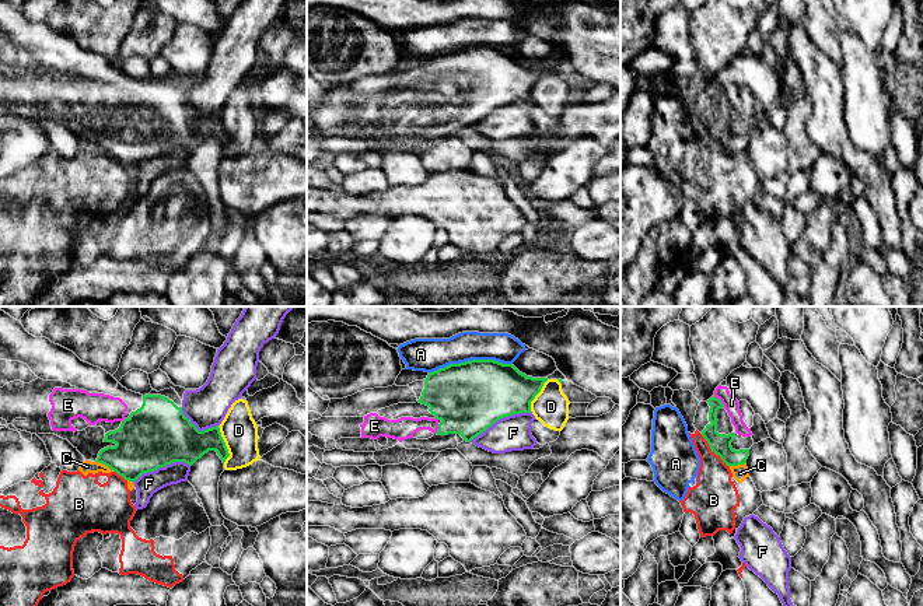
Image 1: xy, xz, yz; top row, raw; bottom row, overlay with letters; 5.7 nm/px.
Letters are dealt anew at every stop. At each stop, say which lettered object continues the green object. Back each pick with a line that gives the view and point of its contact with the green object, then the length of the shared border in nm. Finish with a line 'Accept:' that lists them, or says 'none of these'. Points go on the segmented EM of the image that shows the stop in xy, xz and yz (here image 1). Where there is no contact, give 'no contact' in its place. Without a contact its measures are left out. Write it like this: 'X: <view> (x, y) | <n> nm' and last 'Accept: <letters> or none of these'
E: yz (720, 400) | 90 nm
Accept: E

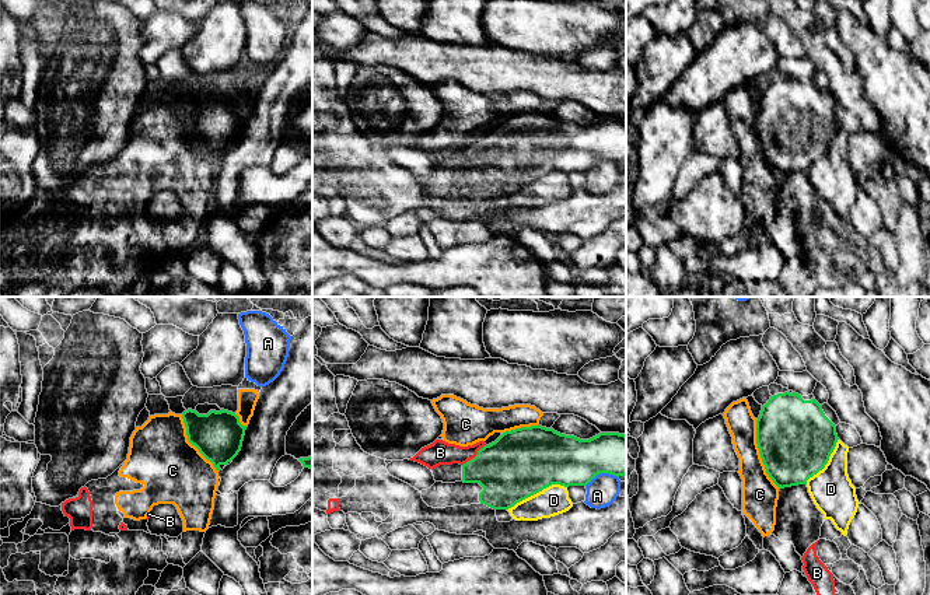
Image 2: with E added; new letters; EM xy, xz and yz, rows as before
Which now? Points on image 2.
Accept: none of these

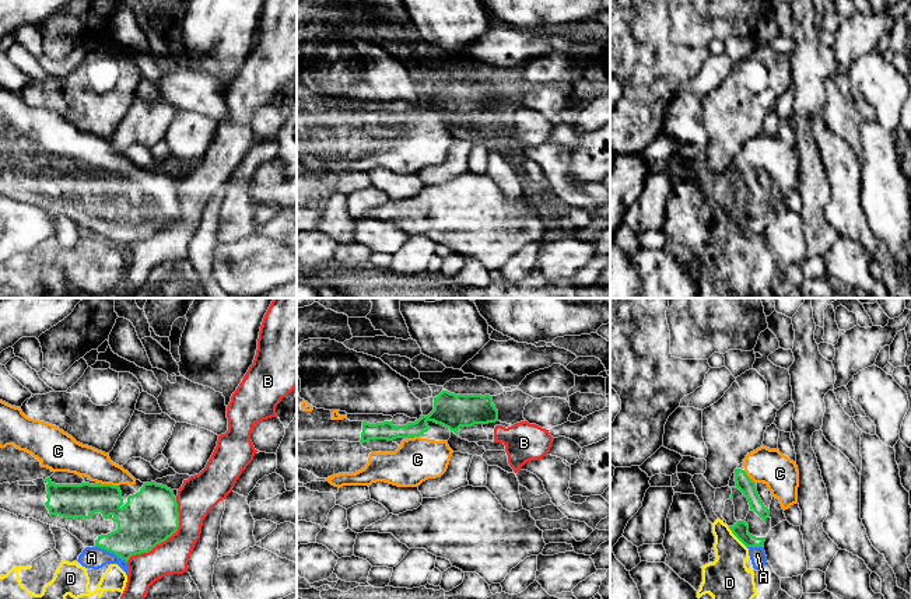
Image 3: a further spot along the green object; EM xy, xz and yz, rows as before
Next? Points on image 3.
C: xy (108, 484) | 120 nm
Accept: C

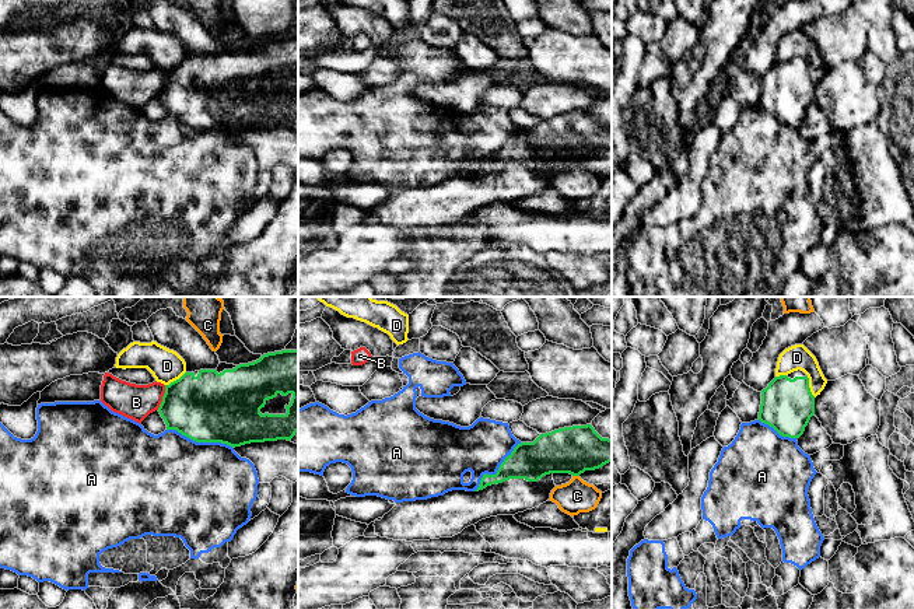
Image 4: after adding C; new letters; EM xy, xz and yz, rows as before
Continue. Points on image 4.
Accept: none of these

